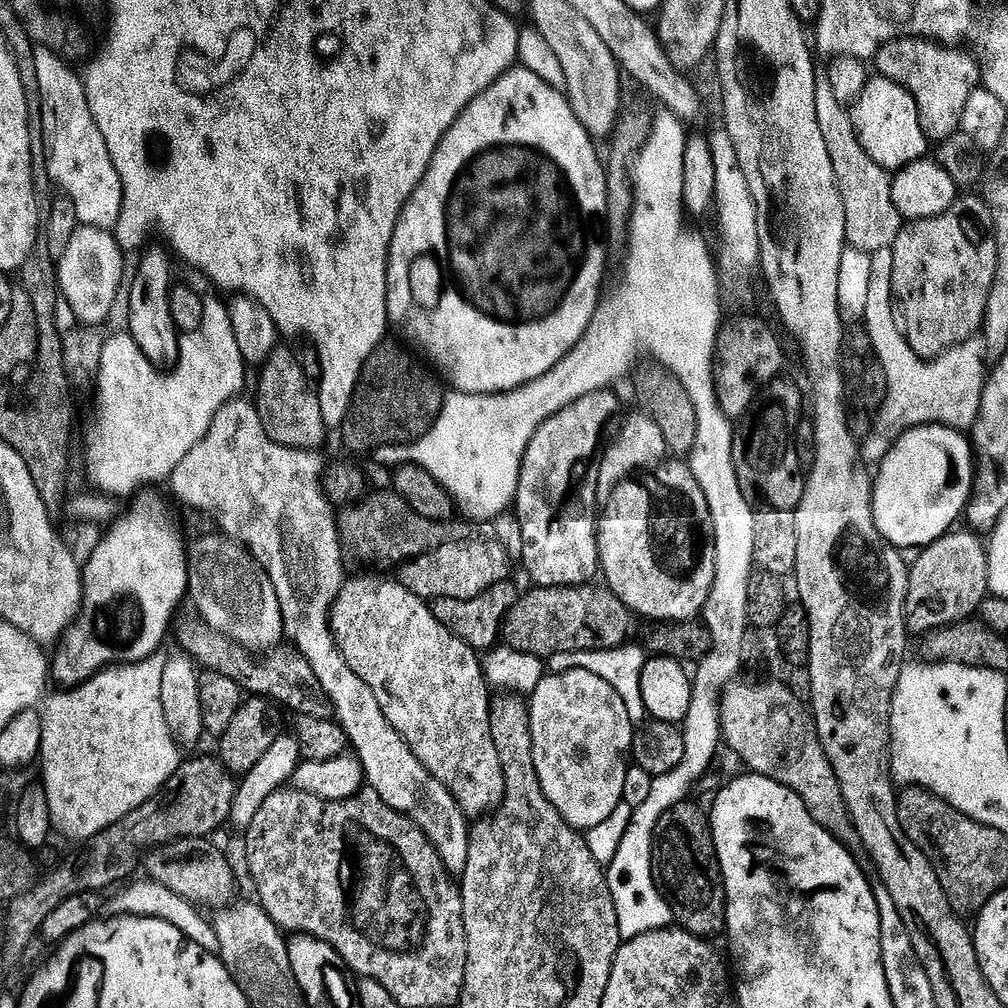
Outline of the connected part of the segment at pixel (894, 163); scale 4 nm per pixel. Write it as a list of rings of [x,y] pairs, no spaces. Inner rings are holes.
[[[873,75],[851,105],[850,113],[858,142],[878,166],[899,170],[929,155],[930,143],[922,132],[918,106],[902,85],[888,81],[882,75]]]

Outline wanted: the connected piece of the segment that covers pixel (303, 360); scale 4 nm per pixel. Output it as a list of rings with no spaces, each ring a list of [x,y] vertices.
[[[277,347],[260,372],[260,397],[254,400],[256,409],[260,412],[266,434],[286,448],[319,449],[326,432],[319,405],[319,390],[322,387],[318,379],[320,361],[311,351],[308,352]]]

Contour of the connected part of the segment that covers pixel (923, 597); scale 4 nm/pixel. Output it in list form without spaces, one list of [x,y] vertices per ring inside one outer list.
[[[954,530],[921,549],[920,570],[909,573],[907,598],[900,616],[909,635],[925,636],[939,628],[963,623],[981,607],[989,595],[989,562],[983,539],[973,531]]]

